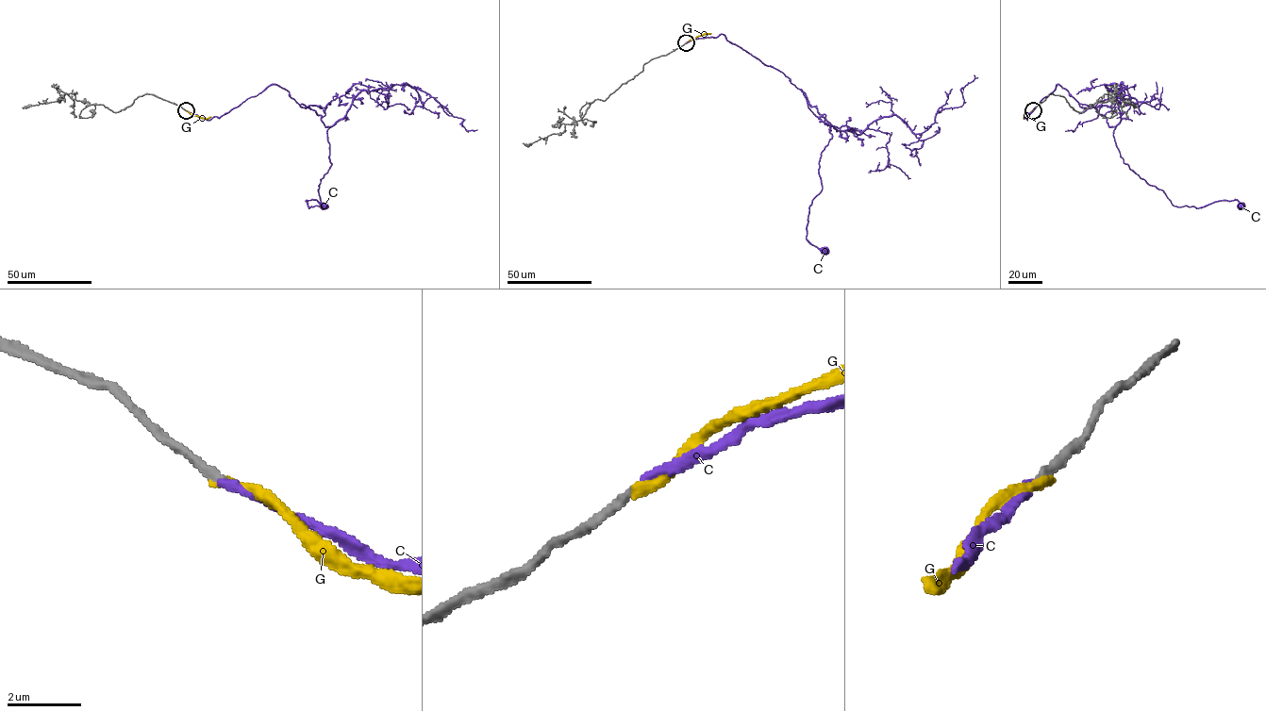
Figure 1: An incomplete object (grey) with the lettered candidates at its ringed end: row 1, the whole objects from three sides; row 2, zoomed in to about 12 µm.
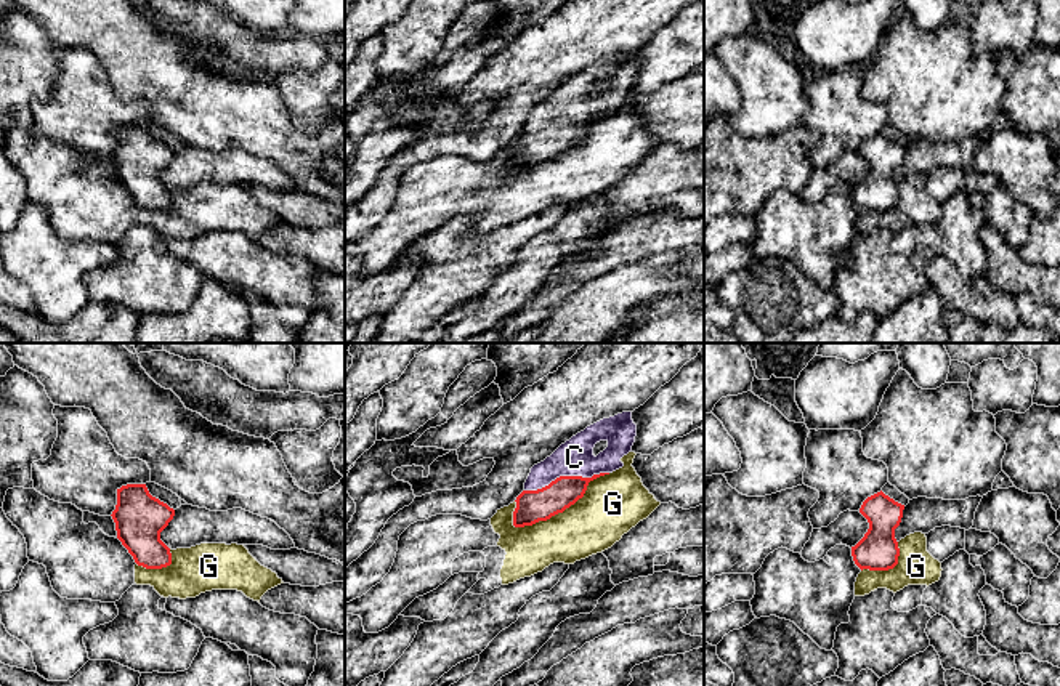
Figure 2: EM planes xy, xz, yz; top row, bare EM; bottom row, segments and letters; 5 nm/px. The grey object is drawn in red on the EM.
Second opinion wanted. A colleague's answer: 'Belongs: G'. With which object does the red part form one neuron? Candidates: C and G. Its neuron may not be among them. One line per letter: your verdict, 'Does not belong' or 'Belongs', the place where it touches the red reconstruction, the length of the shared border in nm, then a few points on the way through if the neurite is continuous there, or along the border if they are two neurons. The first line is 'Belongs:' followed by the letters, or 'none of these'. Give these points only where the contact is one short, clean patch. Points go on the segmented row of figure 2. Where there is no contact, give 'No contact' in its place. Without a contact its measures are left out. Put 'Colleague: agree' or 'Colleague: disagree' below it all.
Belongs: C
C: Belongs. Touches red at xz (566, 476). Shared border 440 nm
G: Does not belong. Touches red at xz (563, 510). Shared border 550 nm
Colleague: disagree

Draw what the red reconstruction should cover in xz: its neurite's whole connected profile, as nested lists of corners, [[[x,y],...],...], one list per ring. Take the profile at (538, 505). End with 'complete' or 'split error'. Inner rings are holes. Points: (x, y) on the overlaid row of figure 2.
[[[632,412],[603,418],[561,444],[550,457],[534,465],[524,482],[524,490],[516,497],[513,526],[524,527],[563,513],[584,497],[590,481],[624,466],[621,458],[632,450],[637,425]]]; split error

